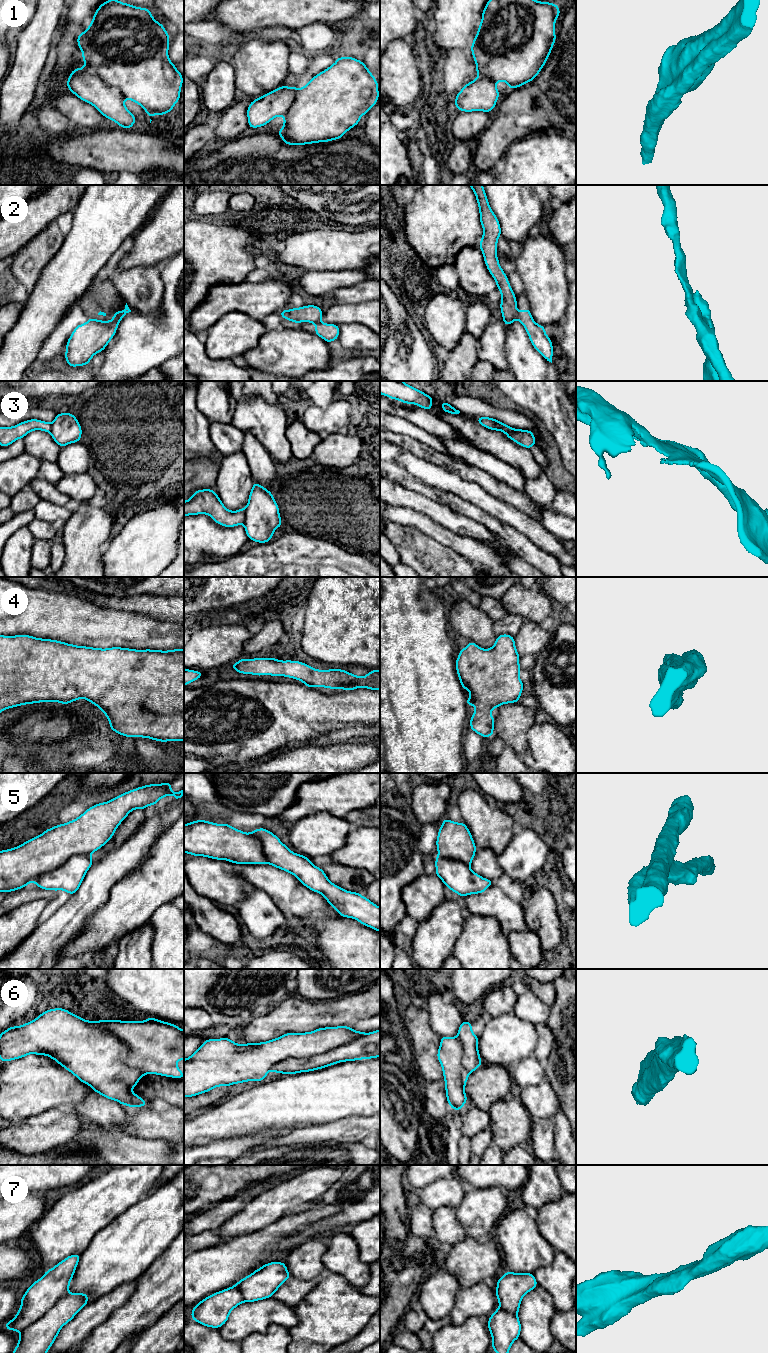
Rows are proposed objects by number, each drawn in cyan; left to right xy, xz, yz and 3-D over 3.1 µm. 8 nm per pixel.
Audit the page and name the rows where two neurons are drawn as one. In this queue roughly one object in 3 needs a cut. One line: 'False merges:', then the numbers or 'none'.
False merges: 2, 3, 7

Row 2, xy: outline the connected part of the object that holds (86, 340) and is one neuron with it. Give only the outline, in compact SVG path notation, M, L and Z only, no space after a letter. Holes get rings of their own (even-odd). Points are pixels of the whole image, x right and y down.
M116 311L113 314L113 319L110 321L100 321L88 318L88 321L85 324L77 325L66 344L66 353L64 354L64 357L68 366L77 367L88 365L95 354L104 351L108 343L114 337L118 325L122 320L120 317L121 313L123 313L123 311Z

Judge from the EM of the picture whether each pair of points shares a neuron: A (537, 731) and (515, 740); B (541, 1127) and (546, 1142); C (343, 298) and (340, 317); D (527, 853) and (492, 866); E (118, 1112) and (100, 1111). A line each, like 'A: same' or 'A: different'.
A: different
B: same
C: different
D: different
E: same

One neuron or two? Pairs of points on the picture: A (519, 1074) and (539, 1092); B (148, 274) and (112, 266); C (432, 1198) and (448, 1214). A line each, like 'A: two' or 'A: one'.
A: two
B: one
C: two

